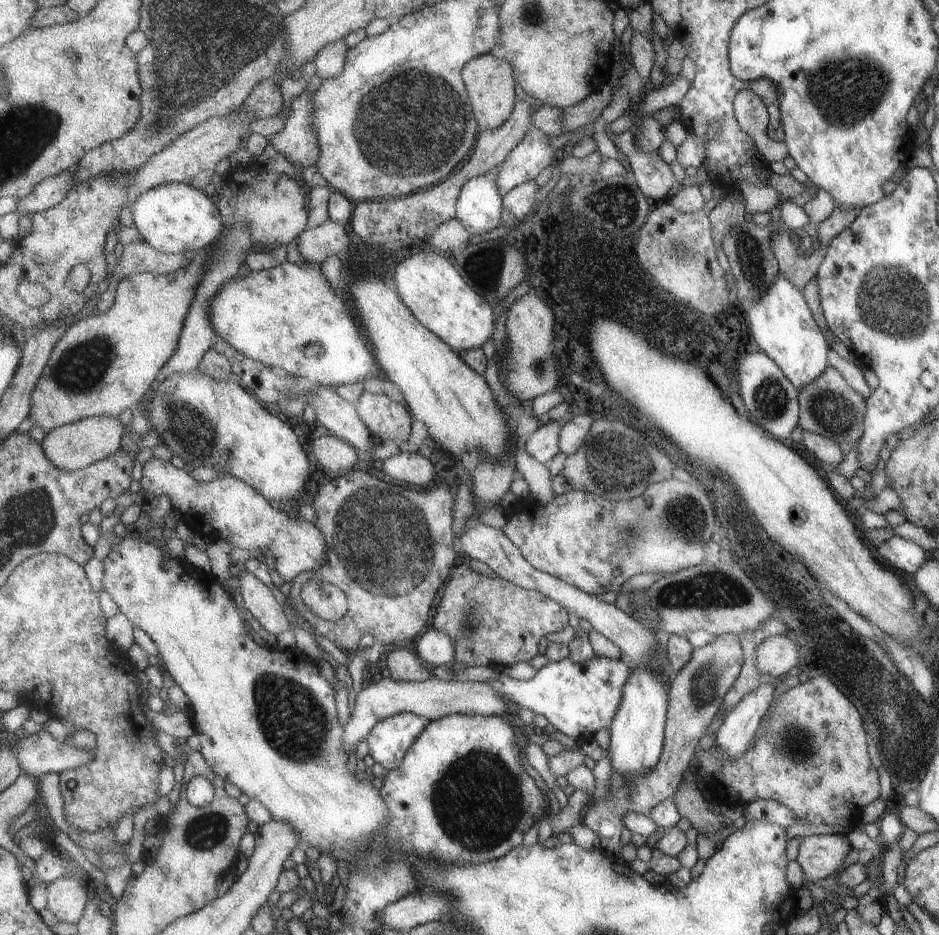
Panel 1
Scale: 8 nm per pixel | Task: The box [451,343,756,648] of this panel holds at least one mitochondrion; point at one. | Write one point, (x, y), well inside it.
(600, 470)

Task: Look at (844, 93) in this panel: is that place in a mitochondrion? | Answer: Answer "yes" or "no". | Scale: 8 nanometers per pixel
yes

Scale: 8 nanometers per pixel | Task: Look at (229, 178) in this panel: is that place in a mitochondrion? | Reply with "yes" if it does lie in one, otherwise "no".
no

